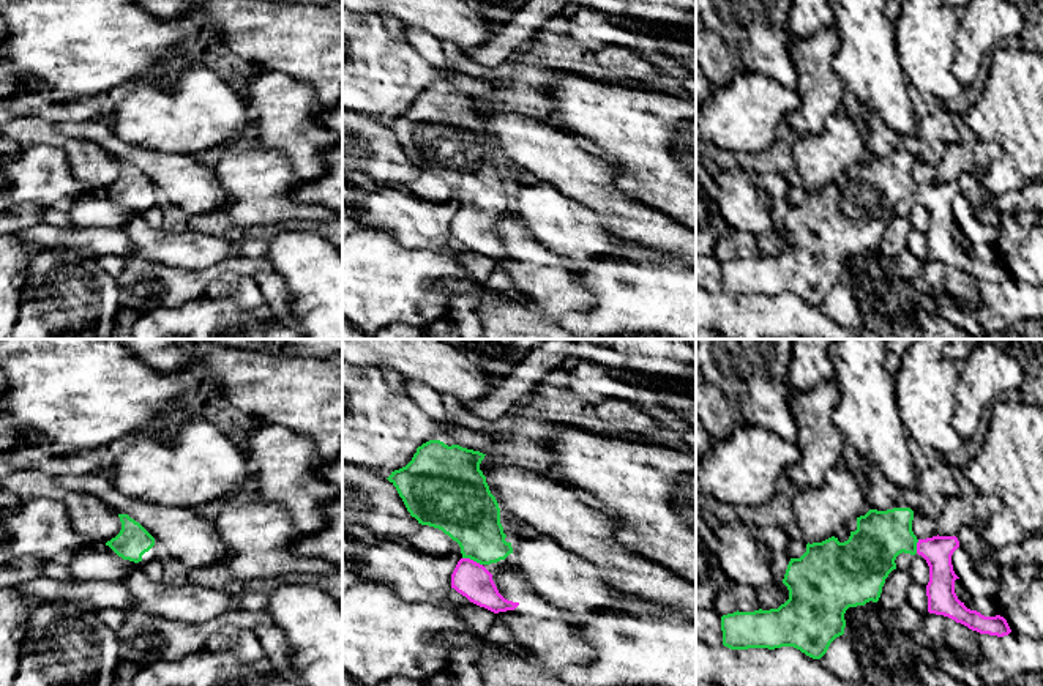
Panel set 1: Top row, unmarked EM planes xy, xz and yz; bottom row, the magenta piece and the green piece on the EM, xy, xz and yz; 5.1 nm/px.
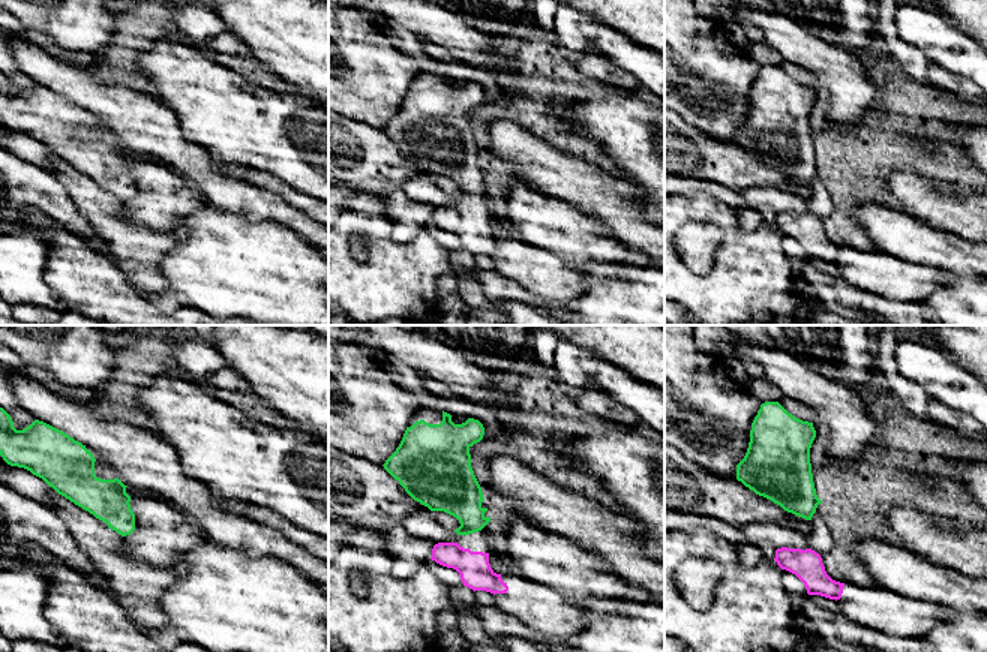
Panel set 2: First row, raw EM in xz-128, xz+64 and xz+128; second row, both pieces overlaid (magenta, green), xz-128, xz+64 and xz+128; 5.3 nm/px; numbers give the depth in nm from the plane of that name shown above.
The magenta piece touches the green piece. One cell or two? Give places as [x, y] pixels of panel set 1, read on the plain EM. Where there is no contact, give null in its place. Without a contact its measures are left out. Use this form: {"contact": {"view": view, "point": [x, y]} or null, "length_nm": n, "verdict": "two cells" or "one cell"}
{"contact": {"view": "xz", "point": [472, 207]}, "length_nm": 110, "verdict": "one cell"}

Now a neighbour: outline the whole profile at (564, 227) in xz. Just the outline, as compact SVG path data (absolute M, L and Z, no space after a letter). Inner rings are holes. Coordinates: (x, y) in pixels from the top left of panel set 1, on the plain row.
M511 185L513 216L552 255L587 263L607 254L625 255L623 241L595 211L552 185Z

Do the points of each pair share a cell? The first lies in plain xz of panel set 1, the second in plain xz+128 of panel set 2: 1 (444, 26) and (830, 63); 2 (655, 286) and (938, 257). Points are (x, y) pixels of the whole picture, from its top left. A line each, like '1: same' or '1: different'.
1: same
2: different

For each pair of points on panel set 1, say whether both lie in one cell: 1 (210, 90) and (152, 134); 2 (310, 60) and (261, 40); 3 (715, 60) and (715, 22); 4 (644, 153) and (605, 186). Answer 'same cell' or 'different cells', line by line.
1: same cell
2: same cell
3: different cells
4: different cells

